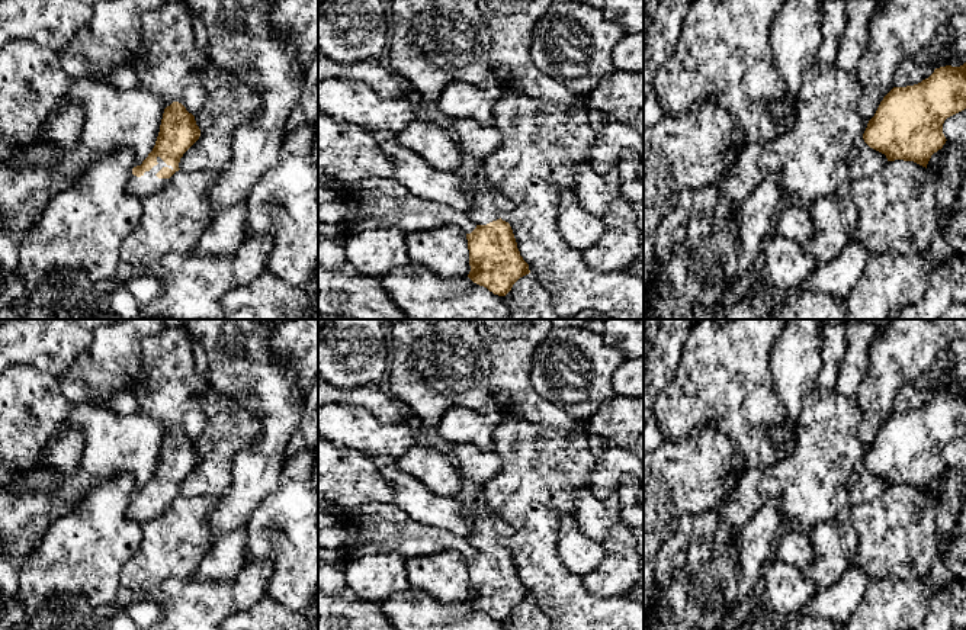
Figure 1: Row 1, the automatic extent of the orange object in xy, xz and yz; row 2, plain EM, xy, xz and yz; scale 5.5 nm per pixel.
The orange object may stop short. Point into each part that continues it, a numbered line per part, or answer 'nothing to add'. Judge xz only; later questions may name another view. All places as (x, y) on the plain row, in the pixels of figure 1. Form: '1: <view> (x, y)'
1: xz (488, 529)

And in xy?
1: xy (148, 508)

